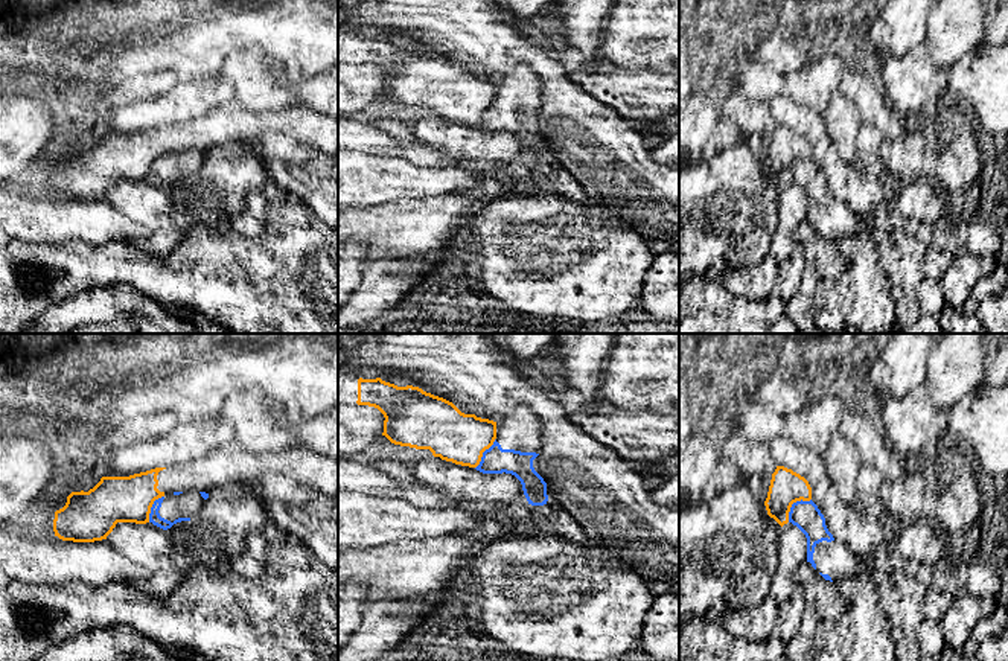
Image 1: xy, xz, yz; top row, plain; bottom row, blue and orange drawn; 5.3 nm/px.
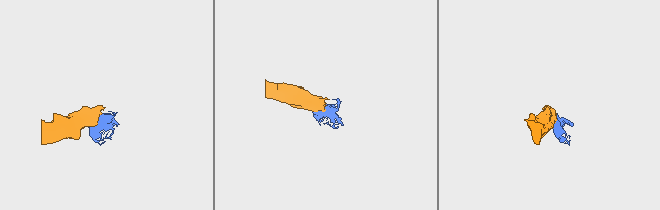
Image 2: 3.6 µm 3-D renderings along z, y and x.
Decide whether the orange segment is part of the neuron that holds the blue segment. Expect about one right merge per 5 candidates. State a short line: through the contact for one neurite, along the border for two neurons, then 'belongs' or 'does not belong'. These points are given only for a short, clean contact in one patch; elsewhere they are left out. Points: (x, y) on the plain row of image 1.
line yz (810, 157), (795, 160), (787, 180); does not belong

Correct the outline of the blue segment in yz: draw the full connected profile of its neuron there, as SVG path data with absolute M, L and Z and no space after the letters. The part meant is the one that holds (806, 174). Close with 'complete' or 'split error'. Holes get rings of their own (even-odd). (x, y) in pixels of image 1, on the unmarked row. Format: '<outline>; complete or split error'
M812 158L793 161L789 171L789 181L805 193L807 221L825 239L836 241L842 235L866 235L862 218L844 203L834 200L825 184L824 174Z; split error

